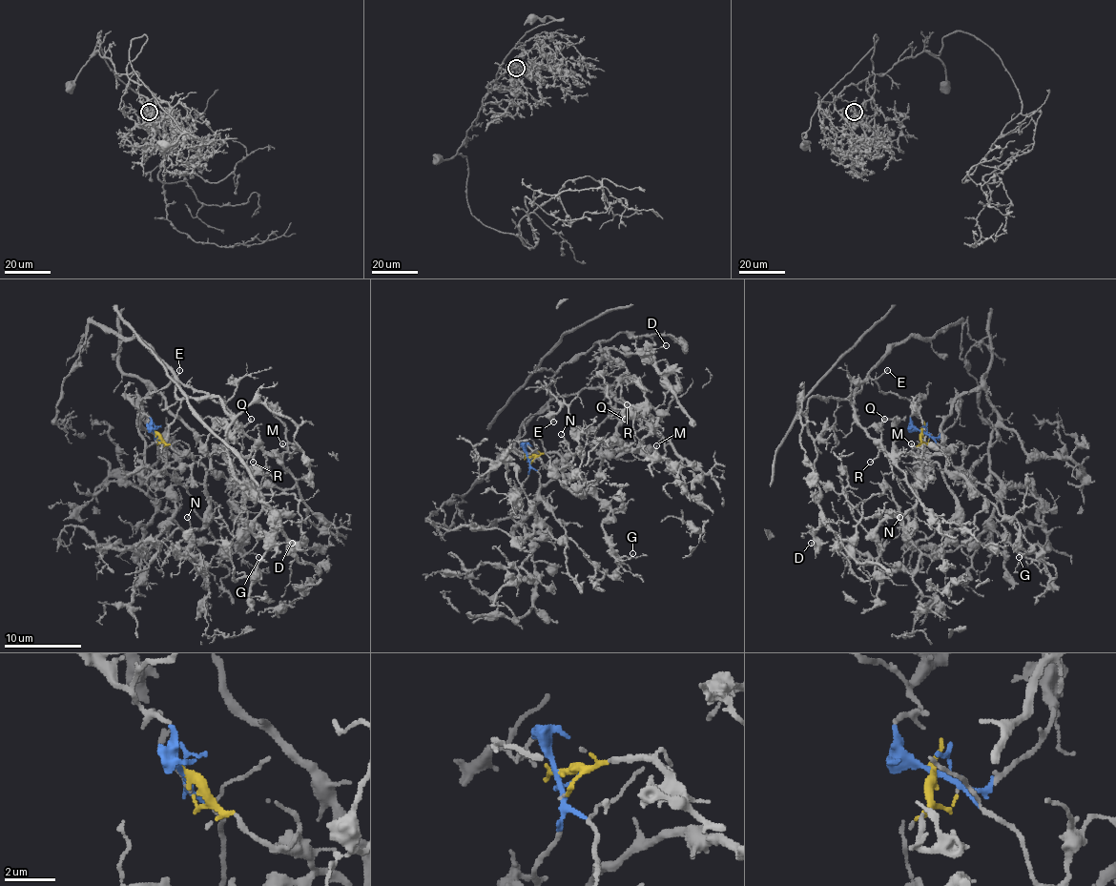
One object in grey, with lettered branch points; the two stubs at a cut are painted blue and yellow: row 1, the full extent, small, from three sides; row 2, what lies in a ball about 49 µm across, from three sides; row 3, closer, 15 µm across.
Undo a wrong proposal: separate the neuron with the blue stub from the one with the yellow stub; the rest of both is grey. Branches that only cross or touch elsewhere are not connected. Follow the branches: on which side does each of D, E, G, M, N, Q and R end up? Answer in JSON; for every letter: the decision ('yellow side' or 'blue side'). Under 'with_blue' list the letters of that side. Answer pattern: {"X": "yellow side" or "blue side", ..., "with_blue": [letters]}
{"D": "blue side", "E": "blue side", "G": "yellow side", "M": "blue side", "N": "yellow side", "Q": "blue side", "R": "blue side", "with_blue": ["D", "E", "M", "Q", "R"]}

